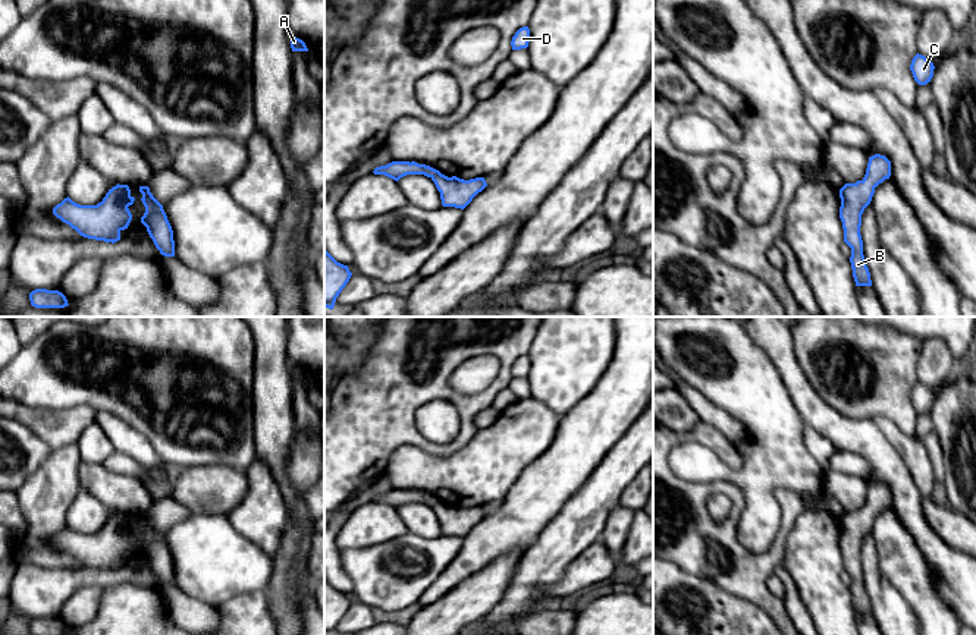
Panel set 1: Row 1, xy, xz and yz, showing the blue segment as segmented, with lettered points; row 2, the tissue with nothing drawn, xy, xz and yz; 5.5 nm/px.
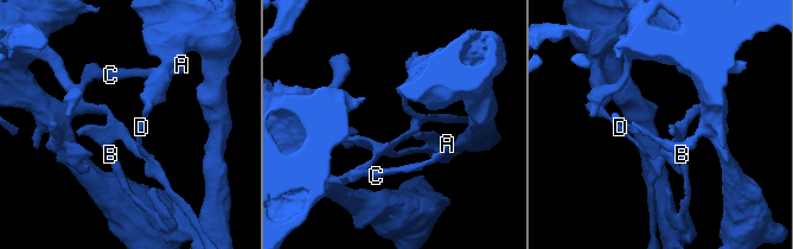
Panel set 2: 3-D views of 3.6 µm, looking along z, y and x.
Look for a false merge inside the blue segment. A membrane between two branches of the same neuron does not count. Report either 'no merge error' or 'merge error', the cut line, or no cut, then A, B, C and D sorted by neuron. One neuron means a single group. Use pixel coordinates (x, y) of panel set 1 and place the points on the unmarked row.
merge error; cut xy (79, 536), (82, 544), (110, 546), (112, 555), (119, 560); groups A C D / B

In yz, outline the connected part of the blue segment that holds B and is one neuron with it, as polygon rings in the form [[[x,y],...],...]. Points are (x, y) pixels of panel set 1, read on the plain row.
[[[844,559],[844,570],[851,576],[851,597],[856,614],[872,614],[870,601],[863,584],[860,559]]]

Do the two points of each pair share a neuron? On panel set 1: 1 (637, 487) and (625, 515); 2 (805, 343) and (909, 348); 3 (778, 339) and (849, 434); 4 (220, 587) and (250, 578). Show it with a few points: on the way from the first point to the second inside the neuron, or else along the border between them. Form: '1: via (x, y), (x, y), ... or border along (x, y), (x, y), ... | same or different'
1: border along (620, 505), (633, 511) | different
2: via (831, 339), (847, 338), (863, 348), (882, 348) | same
3: via (787, 364), (800, 390), (824, 414) | same
4: via (228, 580), (242, 578) | same

